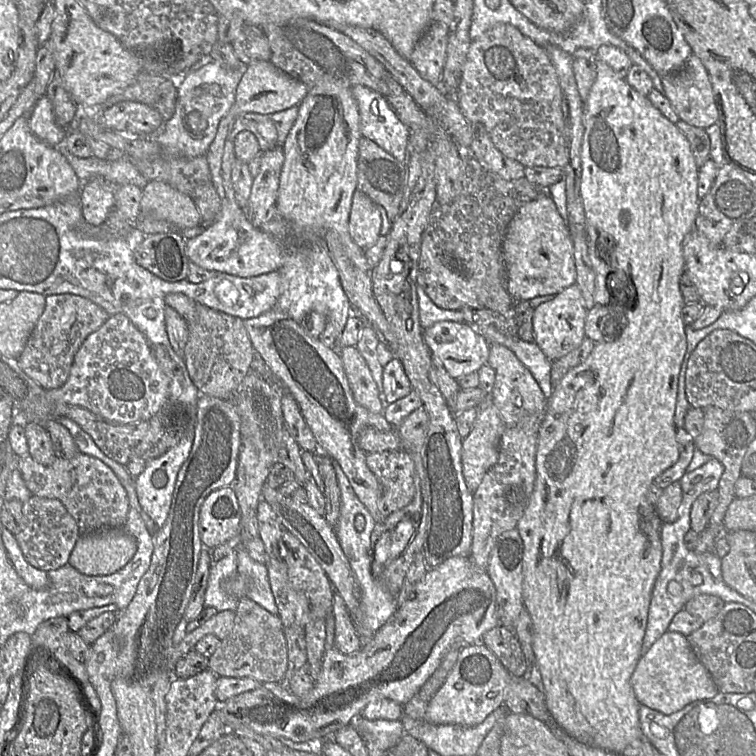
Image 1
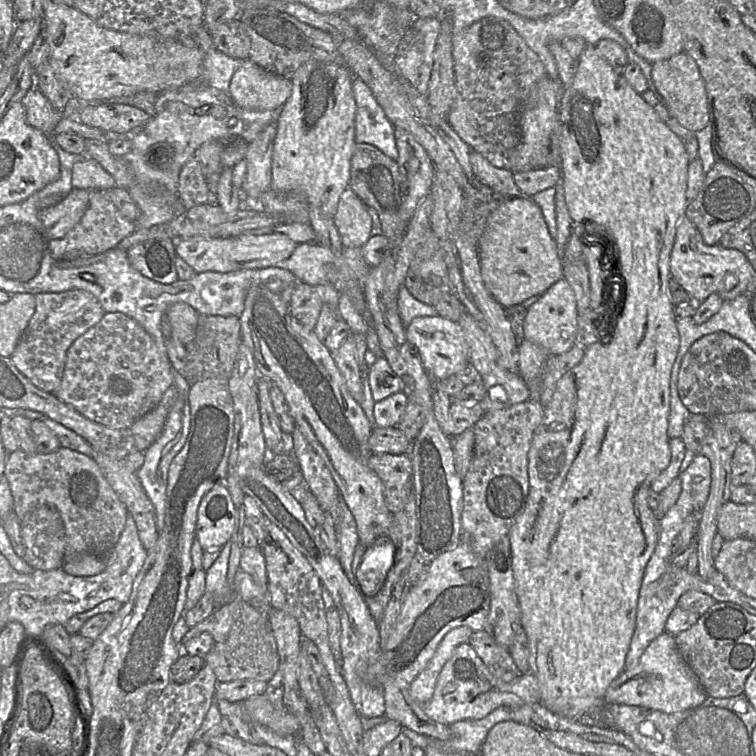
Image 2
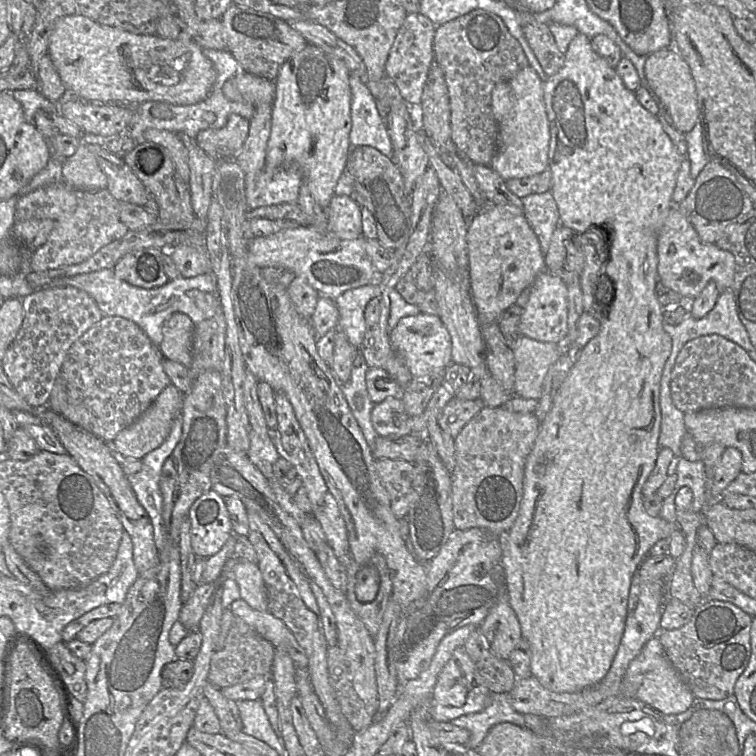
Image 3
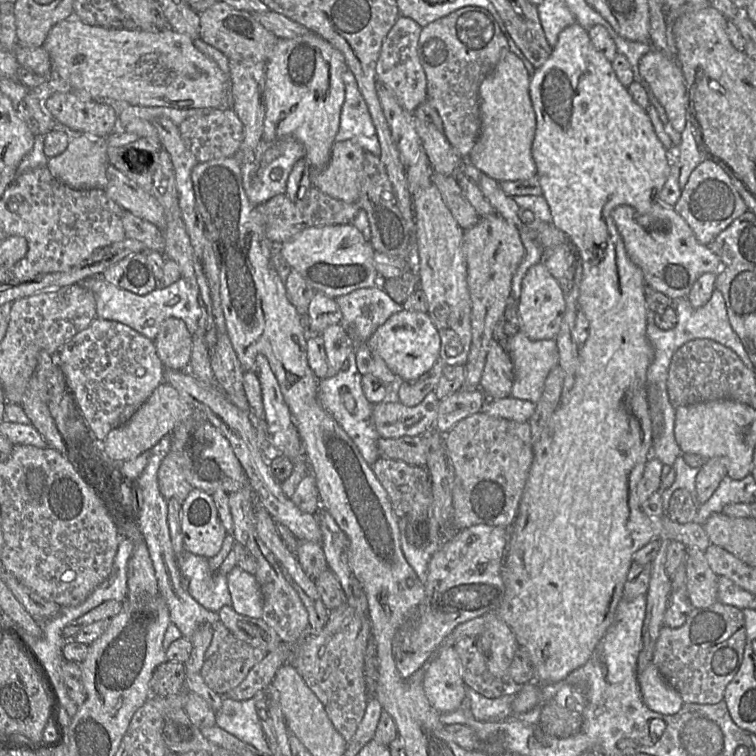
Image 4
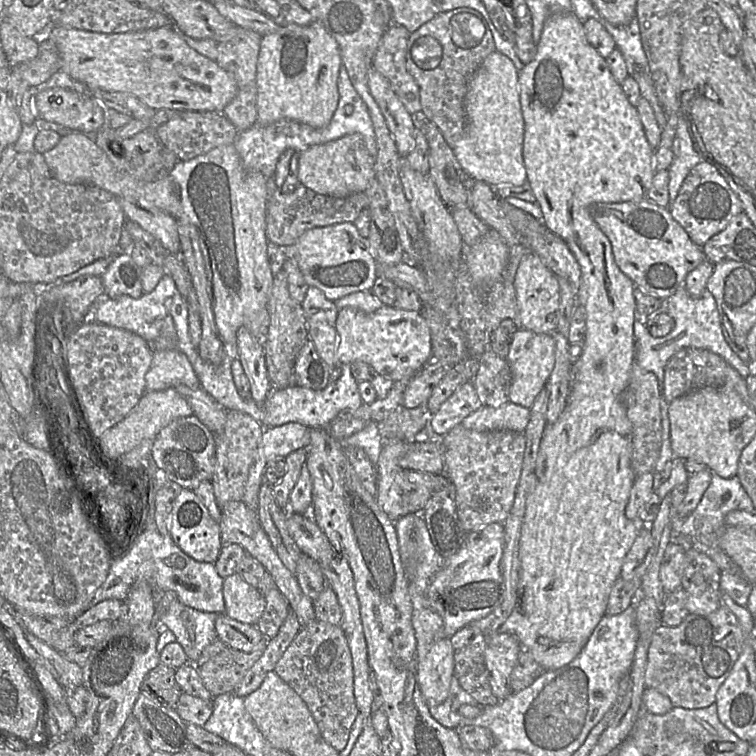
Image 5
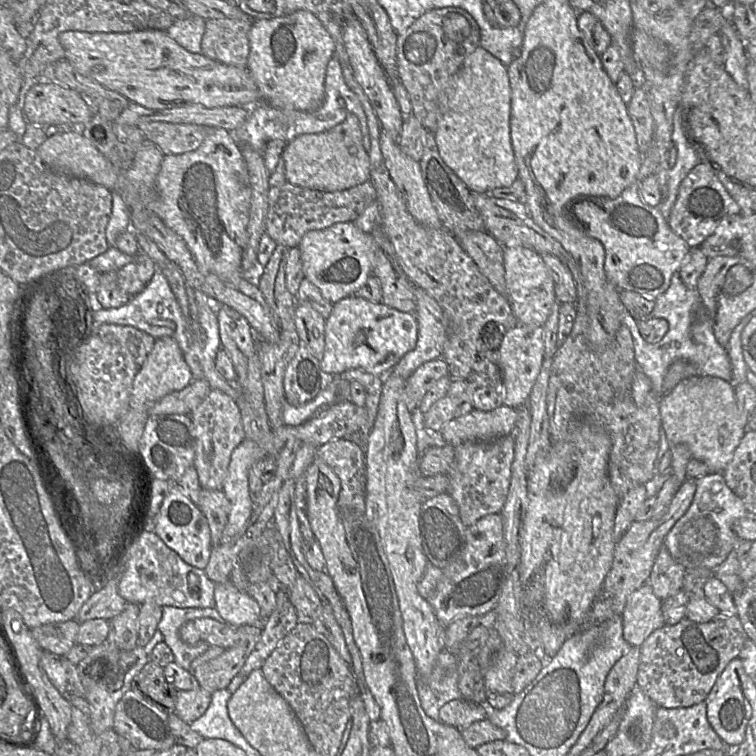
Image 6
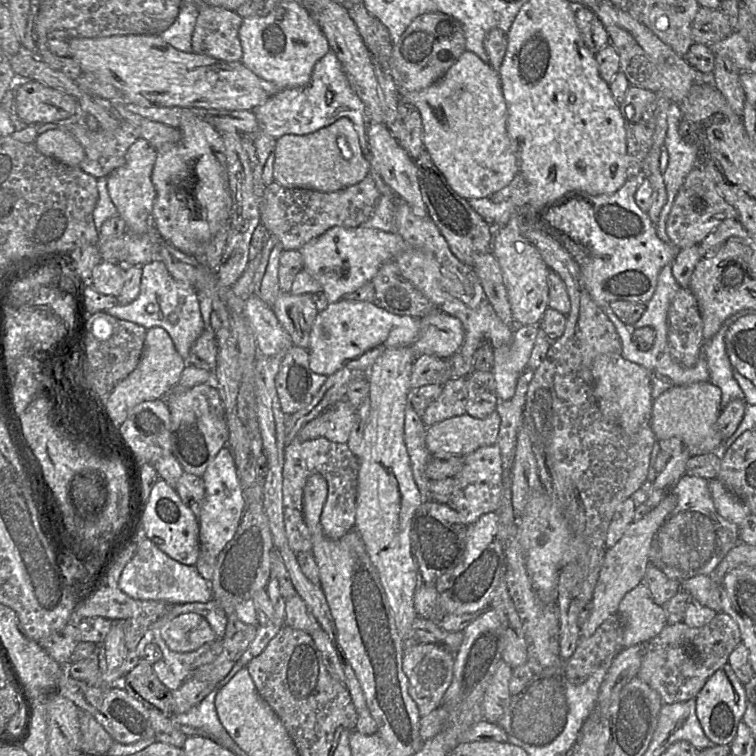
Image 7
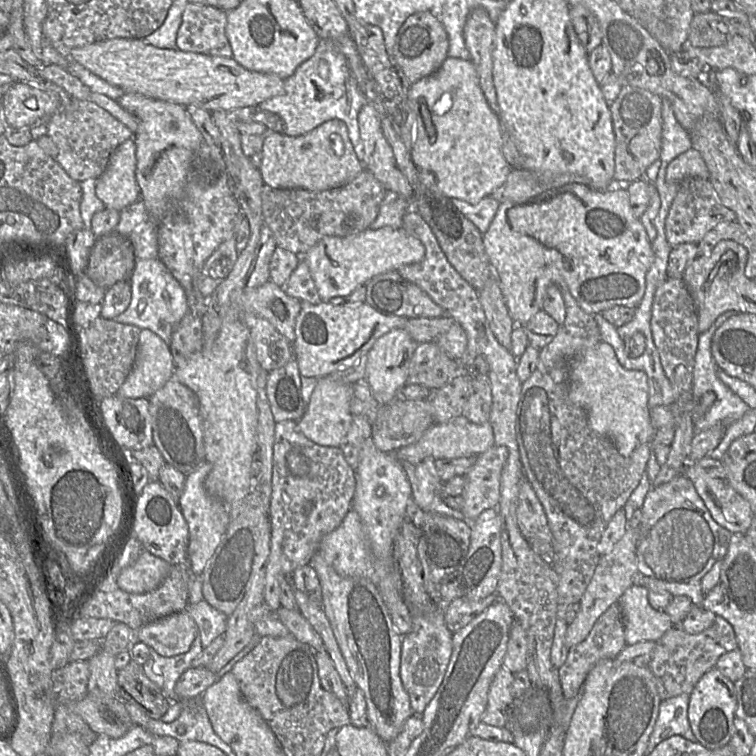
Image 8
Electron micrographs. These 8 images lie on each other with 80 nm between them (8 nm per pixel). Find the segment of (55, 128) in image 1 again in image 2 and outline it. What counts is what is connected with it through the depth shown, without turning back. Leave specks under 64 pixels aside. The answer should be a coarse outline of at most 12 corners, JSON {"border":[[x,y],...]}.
{"border":[[35,87],[21,103],[27,123],[51,137],[63,117]]}

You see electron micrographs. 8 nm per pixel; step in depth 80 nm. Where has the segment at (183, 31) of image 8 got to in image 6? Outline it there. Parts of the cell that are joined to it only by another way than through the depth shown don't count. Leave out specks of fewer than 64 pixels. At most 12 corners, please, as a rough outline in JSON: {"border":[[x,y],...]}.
{"border":[[205,20],[201,55],[246,68],[251,24]]}

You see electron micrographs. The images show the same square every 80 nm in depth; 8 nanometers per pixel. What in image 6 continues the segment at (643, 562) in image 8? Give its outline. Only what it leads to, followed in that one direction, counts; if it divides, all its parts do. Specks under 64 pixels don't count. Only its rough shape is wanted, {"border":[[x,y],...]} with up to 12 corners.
{"border":[[722,473],[698,477],[663,547],[685,569],[715,570],[746,512]]}

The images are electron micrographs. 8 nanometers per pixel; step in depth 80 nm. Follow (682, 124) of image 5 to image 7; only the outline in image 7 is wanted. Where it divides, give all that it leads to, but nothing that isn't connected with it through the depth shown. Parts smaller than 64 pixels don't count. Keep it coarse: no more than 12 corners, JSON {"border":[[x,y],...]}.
{"border":[[679,104],[668,110],[663,174],[667,197],[655,224],[671,243],[666,223],[685,177],[699,165],[698,152],[679,134]]}

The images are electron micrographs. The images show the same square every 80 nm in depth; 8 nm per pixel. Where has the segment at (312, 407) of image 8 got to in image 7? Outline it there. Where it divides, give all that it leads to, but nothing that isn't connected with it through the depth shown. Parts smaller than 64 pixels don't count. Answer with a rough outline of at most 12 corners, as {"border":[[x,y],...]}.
{"border":[[341,401],[304,425],[297,438],[346,443],[355,410]]}

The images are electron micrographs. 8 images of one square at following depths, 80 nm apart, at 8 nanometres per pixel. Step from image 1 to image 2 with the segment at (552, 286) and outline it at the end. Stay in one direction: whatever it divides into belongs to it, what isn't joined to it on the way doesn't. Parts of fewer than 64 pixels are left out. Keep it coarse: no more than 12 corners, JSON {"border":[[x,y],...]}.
{"border":[[532,197],[492,211],[477,249],[506,309],[563,279]]}

